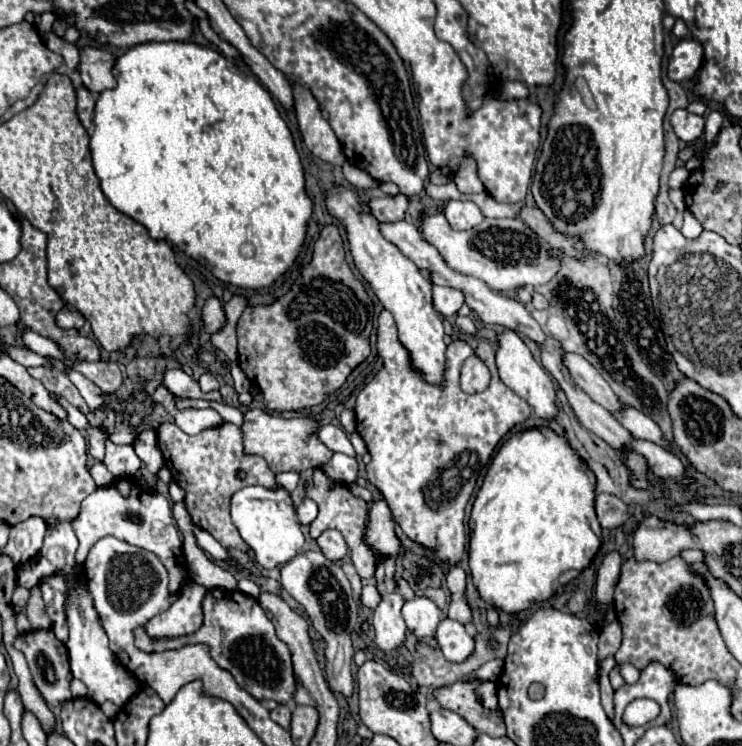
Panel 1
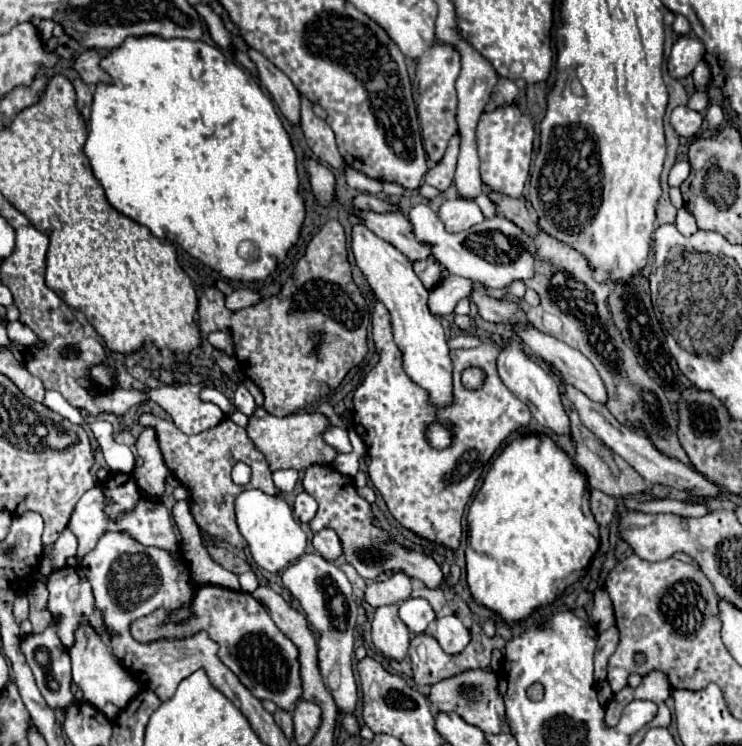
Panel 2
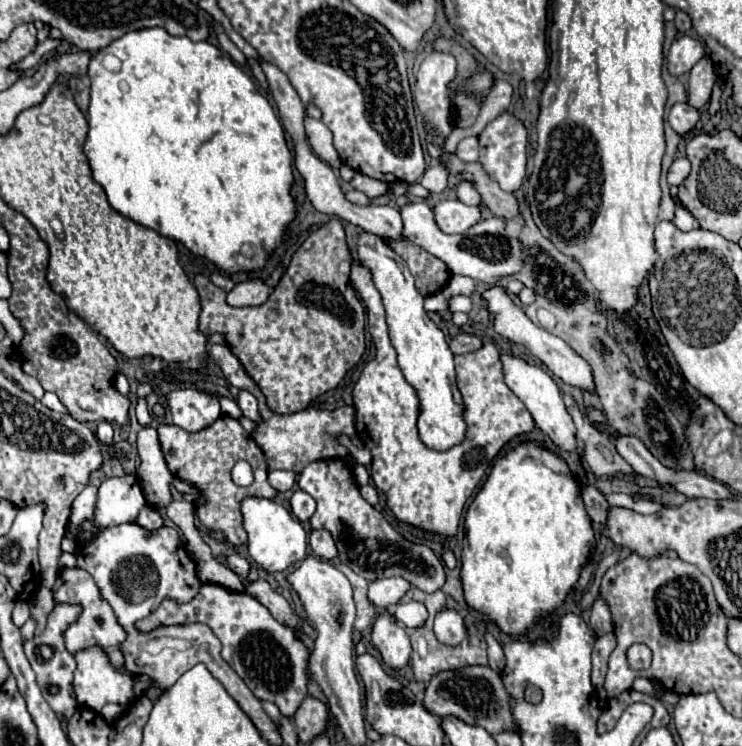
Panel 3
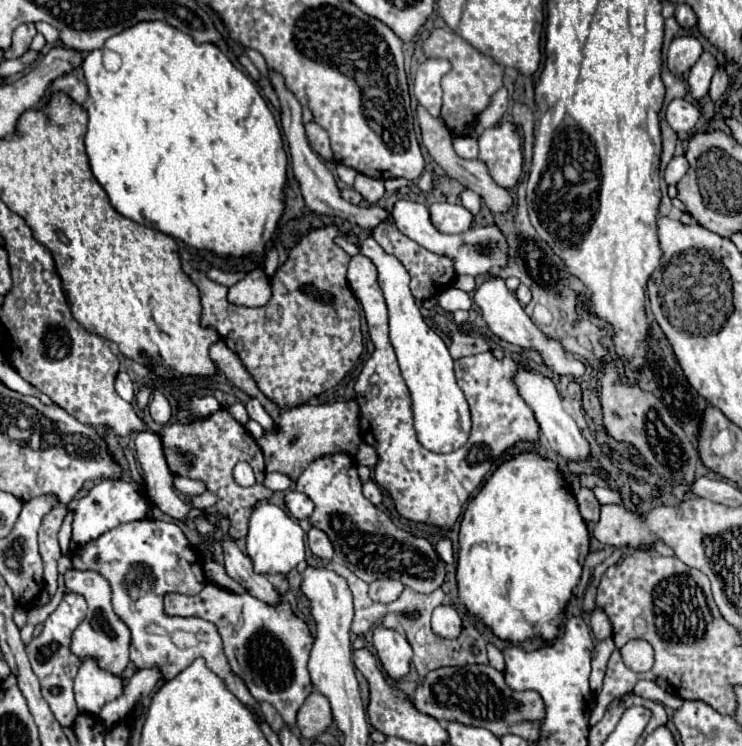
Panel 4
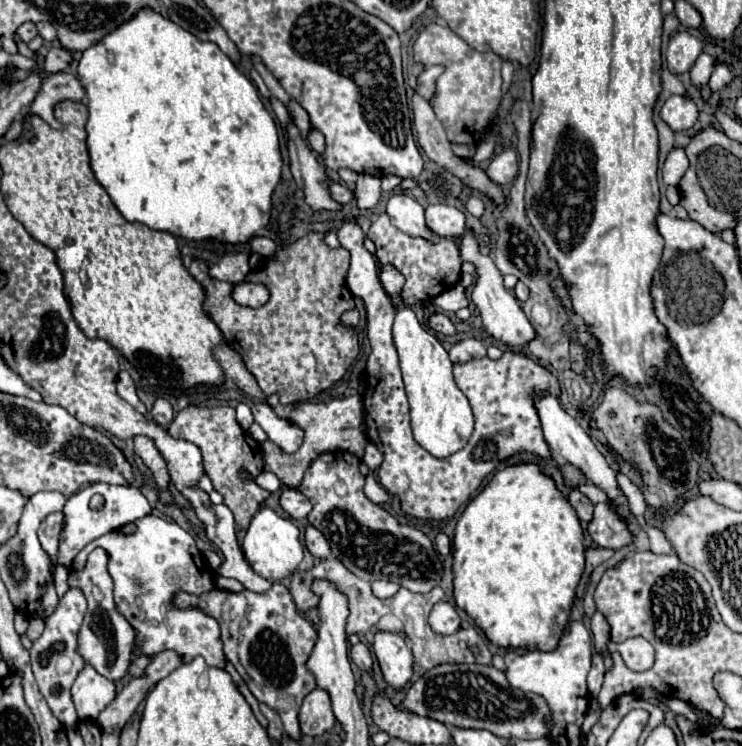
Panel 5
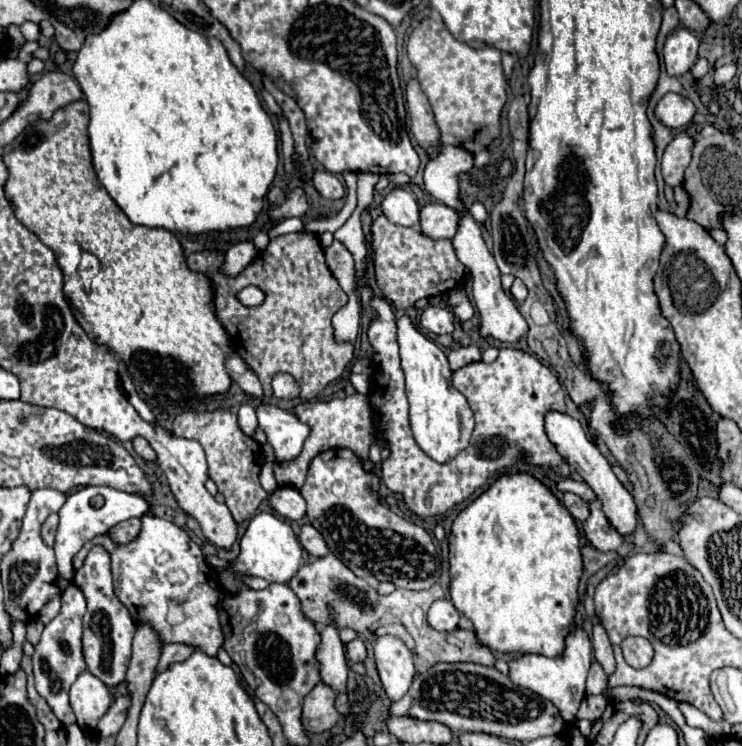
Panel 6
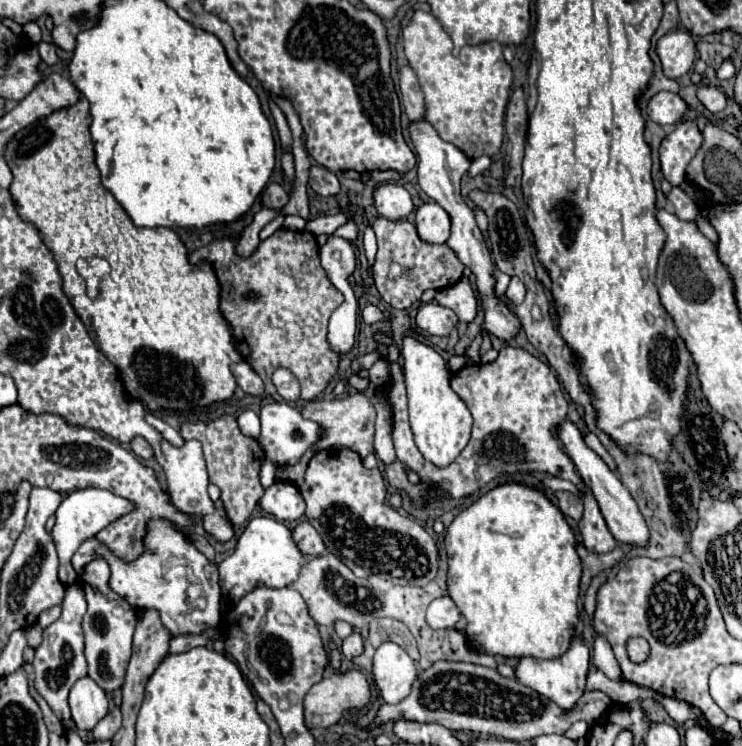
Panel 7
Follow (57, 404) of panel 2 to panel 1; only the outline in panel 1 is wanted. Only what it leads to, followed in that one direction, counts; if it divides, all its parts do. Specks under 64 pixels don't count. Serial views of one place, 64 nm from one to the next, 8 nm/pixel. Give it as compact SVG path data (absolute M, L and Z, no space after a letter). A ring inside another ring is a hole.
M52 394L52 398L66 410L66 418L68 418L68 422L72 424L72 426L76 426L78 430L86 430L90 424L88 424L88 420L86 420L86 416L78 410L78 408L74 408L70 402L66 402L64 398L60 398L58 394Z

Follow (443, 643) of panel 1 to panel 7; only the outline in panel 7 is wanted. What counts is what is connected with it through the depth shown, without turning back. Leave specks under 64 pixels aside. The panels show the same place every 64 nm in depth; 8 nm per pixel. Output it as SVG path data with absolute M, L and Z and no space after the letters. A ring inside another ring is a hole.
M440 596L430 602L426 610L426 622L430 628L454 628L454 624L460 620L460 610L452 602L450 596Z

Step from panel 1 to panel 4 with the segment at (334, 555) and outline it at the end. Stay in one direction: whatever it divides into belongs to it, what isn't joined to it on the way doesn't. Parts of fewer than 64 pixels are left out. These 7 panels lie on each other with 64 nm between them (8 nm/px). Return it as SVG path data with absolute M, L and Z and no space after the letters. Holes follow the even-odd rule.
M310 528L306 538L308 538L308 548L312 550L314 556L318 556L322 560L330 560L334 556L334 548L332 548L328 536L324 532L320 532L318 528Z

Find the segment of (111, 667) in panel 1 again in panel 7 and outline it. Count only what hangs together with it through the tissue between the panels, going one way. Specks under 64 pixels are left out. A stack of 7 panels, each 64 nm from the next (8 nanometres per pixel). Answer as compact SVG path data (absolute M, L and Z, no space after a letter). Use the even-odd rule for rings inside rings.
M80 678L70 690L70 710L80 730L94 730L108 714L106 692L92 678Z

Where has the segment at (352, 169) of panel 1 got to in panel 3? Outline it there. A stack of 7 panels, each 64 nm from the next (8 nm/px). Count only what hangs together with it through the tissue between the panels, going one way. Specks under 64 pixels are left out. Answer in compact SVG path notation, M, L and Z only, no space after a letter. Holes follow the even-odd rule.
M360 172L354 174L354 178L352 178L350 184L352 184L352 188L364 192L368 198L378 198L378 196L382 196L388 190L388 184L386 182L374 180L374 178L370 178L366 174L360 174Z

